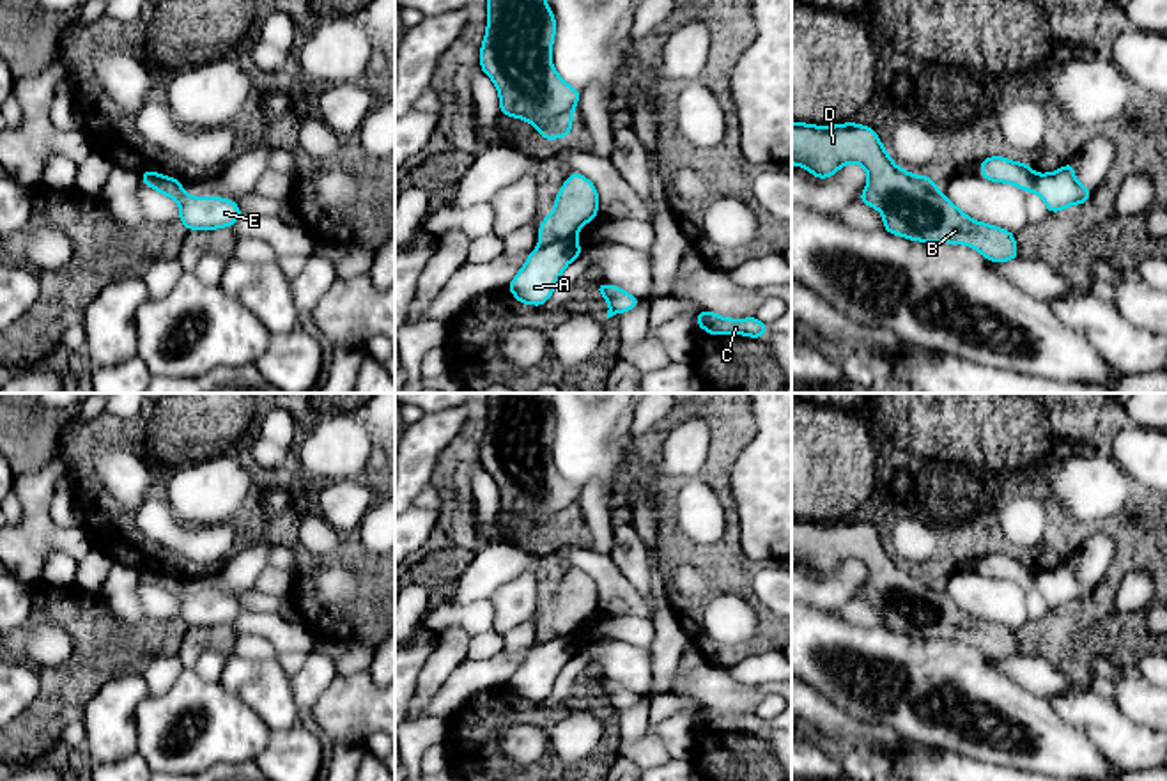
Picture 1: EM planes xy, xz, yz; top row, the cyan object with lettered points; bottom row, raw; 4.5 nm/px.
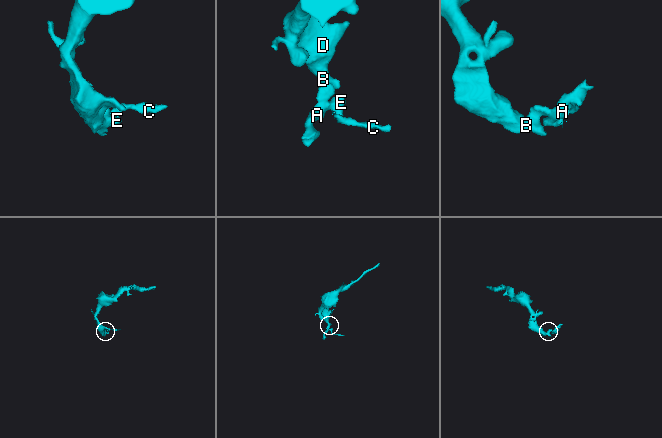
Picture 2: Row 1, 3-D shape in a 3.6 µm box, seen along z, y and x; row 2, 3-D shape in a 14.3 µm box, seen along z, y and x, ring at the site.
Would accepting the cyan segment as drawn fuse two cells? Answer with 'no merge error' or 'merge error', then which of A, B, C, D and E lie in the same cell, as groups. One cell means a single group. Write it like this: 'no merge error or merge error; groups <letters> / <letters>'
merge error; groups A C E / B D

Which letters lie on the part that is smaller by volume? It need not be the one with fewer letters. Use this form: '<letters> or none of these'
A, C, E

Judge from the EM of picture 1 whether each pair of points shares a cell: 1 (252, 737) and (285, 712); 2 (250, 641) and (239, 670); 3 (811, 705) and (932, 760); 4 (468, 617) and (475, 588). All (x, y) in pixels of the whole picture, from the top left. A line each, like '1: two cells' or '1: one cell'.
1: two cells
2: two cells
3: one cell
4: two cells

